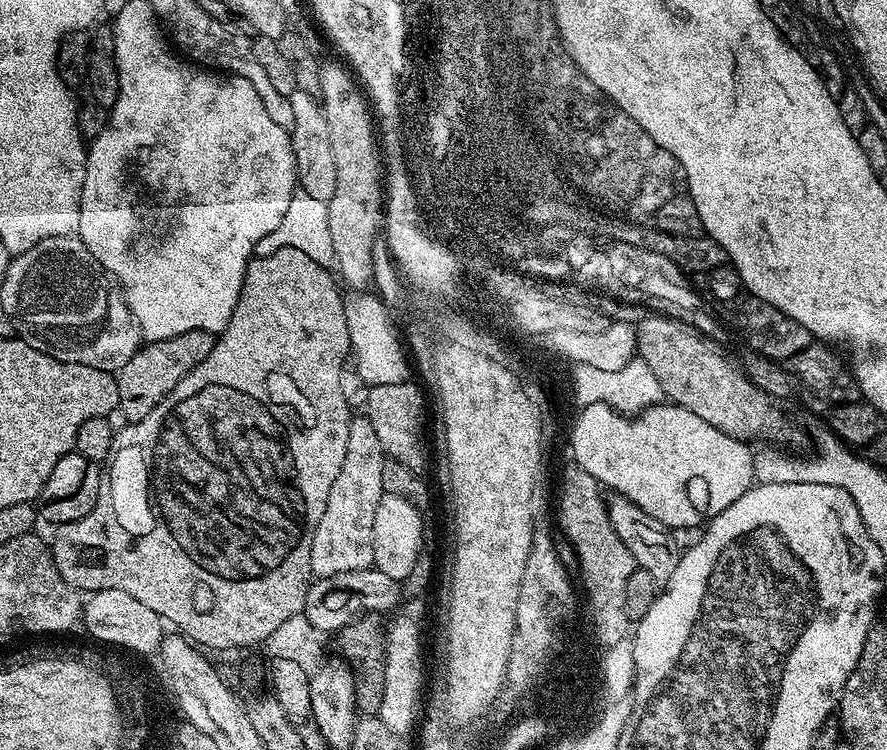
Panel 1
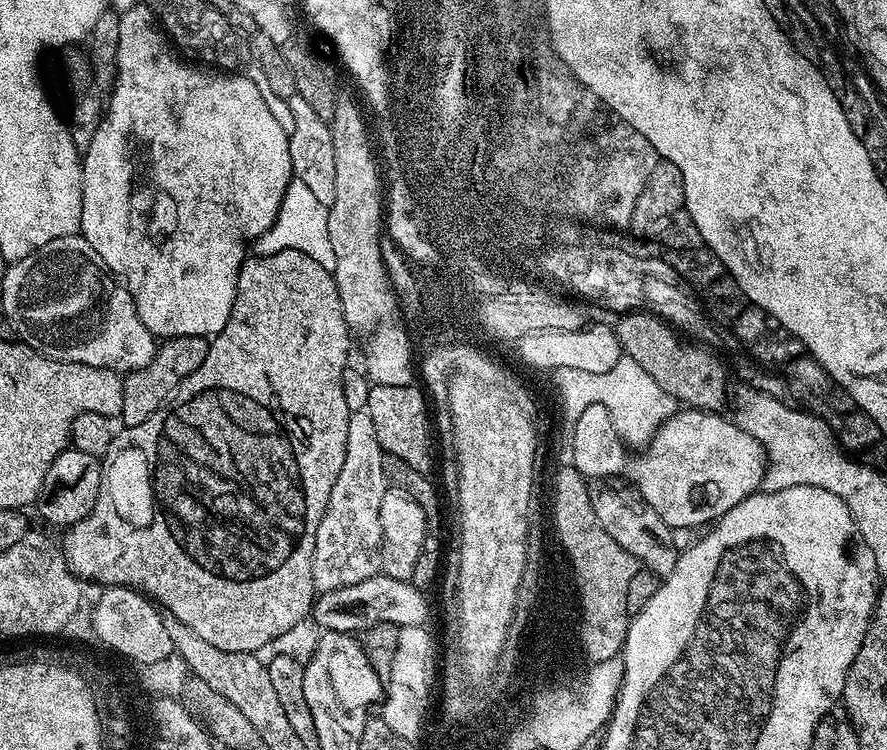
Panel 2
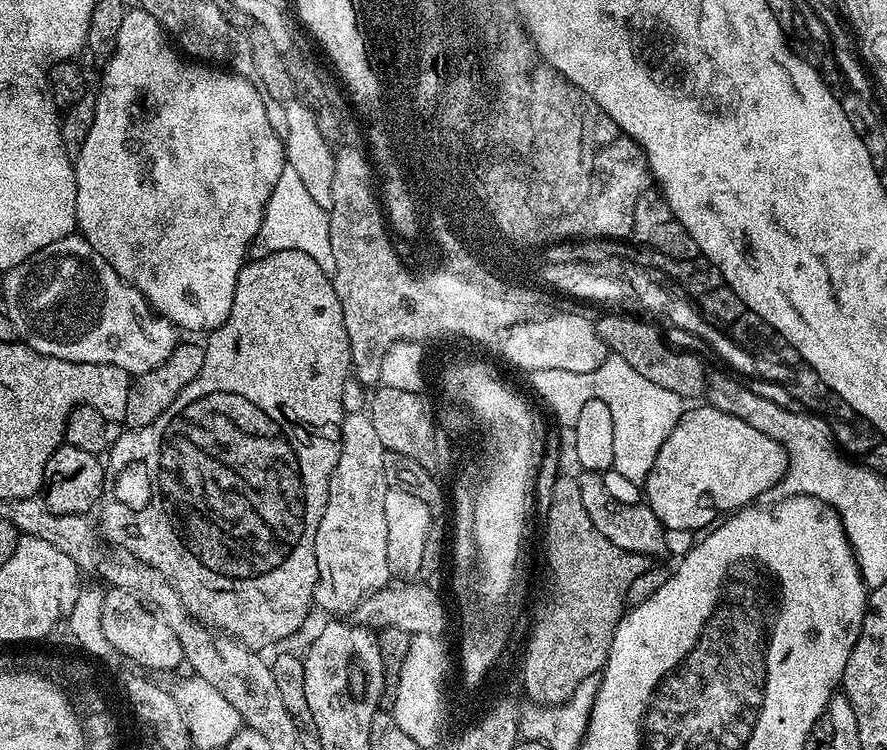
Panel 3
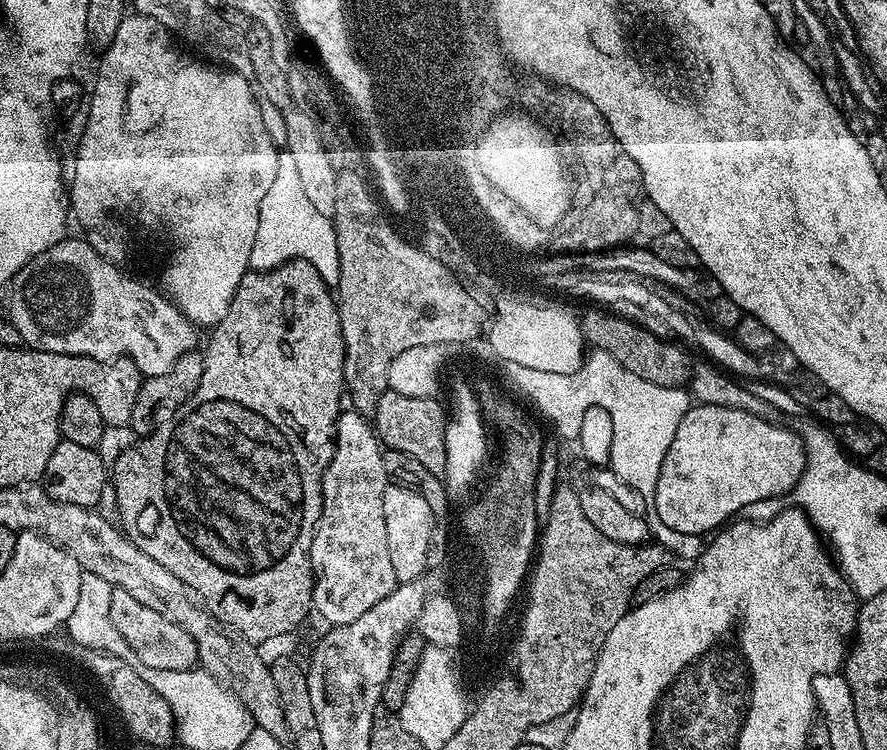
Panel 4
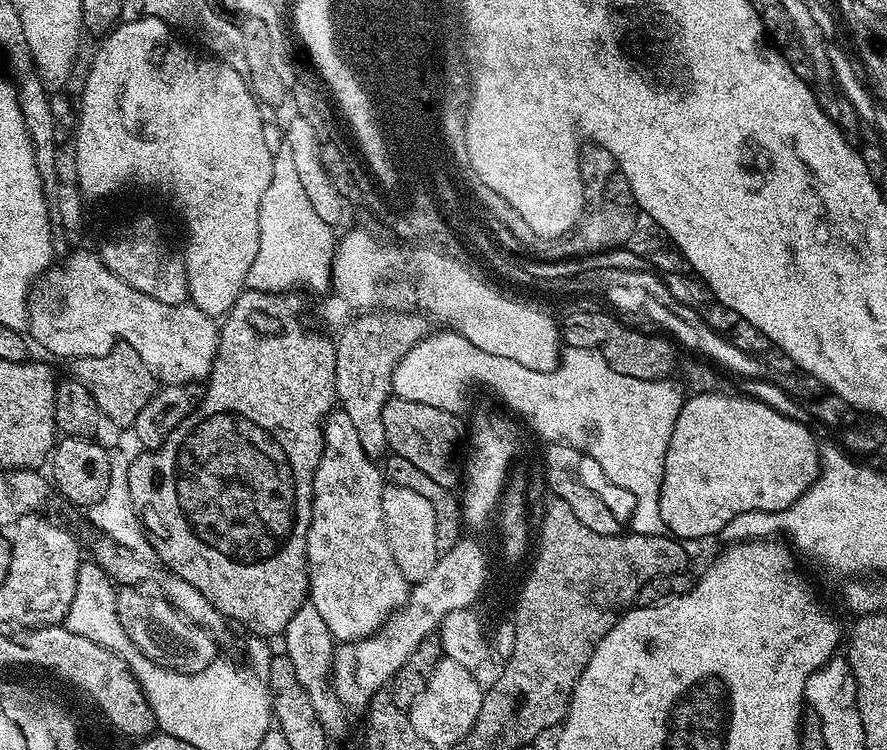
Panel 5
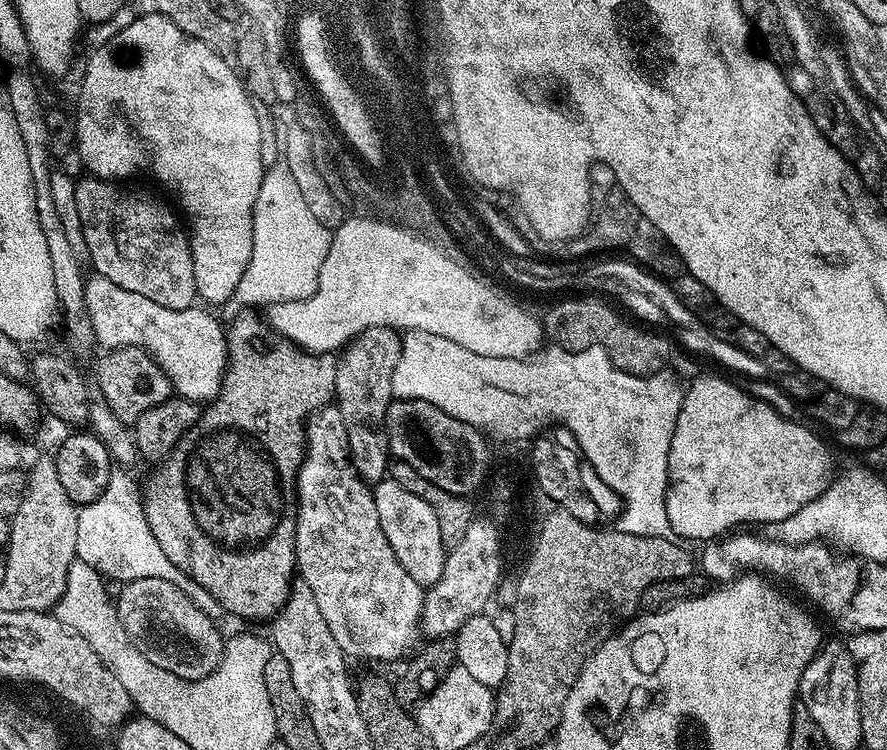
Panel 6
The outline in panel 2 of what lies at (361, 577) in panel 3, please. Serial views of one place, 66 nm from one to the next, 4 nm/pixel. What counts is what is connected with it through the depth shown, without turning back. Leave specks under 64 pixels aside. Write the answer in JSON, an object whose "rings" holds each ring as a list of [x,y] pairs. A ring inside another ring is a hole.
{"rings":[[[367,410],[353,411],[346,426],[346,462],[342,462],[342,474],[330,490],[322,522],[318,526],[316,545],[314,546],[314,586],[317,593],[338,590],[342,586],[354,586],[354,582],[366,582],[366,578],[381,575],[380,547],[382,546],[382,494],[390,487],[384,477],[385,451],[378,442],[374,430],[374,421]]]}

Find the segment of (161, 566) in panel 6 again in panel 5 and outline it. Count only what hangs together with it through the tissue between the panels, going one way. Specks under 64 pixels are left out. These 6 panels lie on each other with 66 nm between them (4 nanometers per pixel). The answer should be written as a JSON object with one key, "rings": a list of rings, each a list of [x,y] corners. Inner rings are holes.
{"rings":[[[100,417],[94,439],[106,452],[107,462],[110,465],[110,483],[107,493],[102,494],[102,498],[87,509],[86,516],[89,516],[93,526],[101,531],[101,535],[125,547],[138,559],[145,562],[151,561],[154,556],[152,545],[144,532],[139,512],[132,503],[132,495],[129,494],[129,468],[145,451],[138,439],[136,429],[120,427],[116,422]]]}

